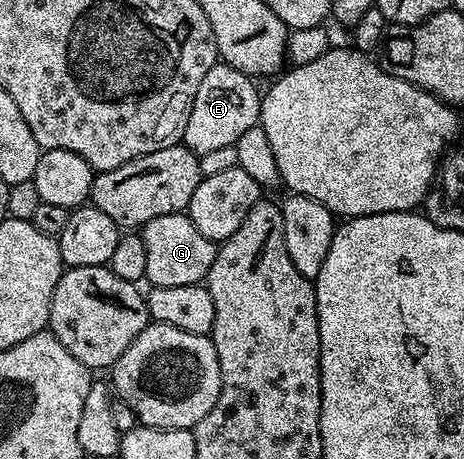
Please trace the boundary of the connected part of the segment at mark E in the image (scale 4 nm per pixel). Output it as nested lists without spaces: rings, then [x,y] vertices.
[[[219,62],[204,74],[204,82],[200,82],[200,90],[196,90],[196,98],[192,102],[192,114],[188,118],[188,126],[184,126],[182,144],[190,152],[201,158],[204,154],[212,154],[212,150],[224,150],[234,147],[234,143],[248,130],[259,127],[262,114],[260,92],[254,89],[255,81],[236,70],[231,64]]]

